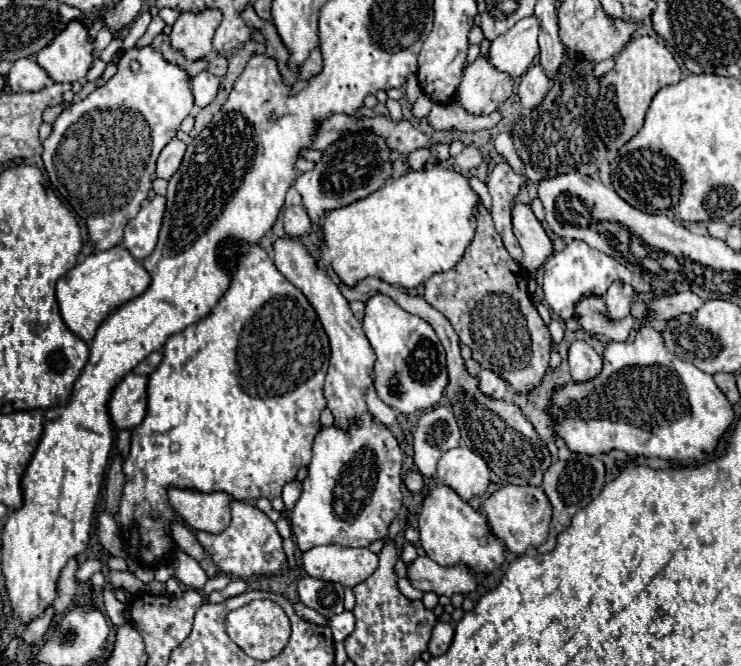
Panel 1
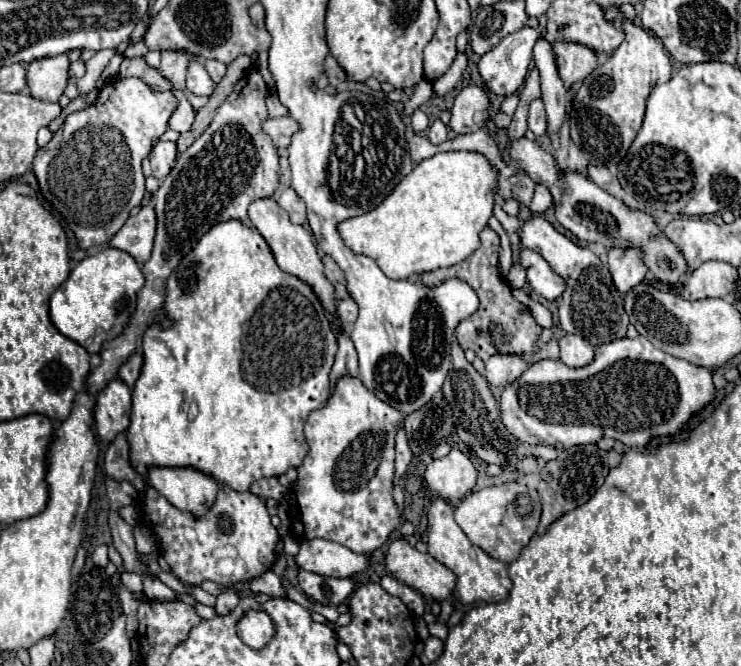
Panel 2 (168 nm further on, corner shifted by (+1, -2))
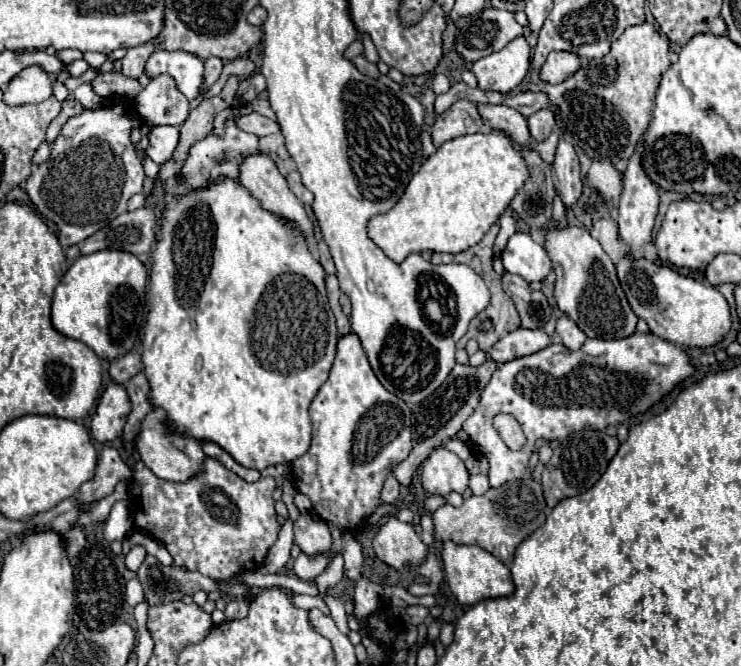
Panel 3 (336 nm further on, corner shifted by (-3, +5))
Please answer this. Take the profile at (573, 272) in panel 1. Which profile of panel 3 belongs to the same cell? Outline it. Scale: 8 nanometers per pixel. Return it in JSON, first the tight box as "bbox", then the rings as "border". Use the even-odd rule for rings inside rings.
{"bbox":[501,232,551,282],"border":[[[515,232],[503,254],[501,262],[507,272],[523,276],[527,282],[545,280],[551,270],[551,260],[541,244],[537,244],[527,232]]]}

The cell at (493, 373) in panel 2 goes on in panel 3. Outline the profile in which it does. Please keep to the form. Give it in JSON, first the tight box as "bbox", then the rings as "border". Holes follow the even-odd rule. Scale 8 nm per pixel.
{"bbox":[489,328,551,364],"border":[[[517,328],[515,332],[509,332],[507,336],[499,338],[489,356],[497,362],[497,364],[503,364],[503,362],[509,362],[513,358],[519,358],[519,356],[527,356],[527,354],[533,354],[537,350],[543,350],[545,346],[551,344],[551,338],[535,328],[535,330],[527,330],[527,328]]]}

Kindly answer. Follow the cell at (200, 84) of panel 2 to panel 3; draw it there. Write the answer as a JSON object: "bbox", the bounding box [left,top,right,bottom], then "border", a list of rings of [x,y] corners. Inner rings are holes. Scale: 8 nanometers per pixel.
{"bbox":[145,50,203,100],"border":[[[155,50],[145,64],[145,74],[149,78],[161,74],[171,76],[175,84],[179,84],[179,90],[187,96],[187,100],[193,100],[199,94],[199,86],[203,82],[203,60],[183,50]]]}

